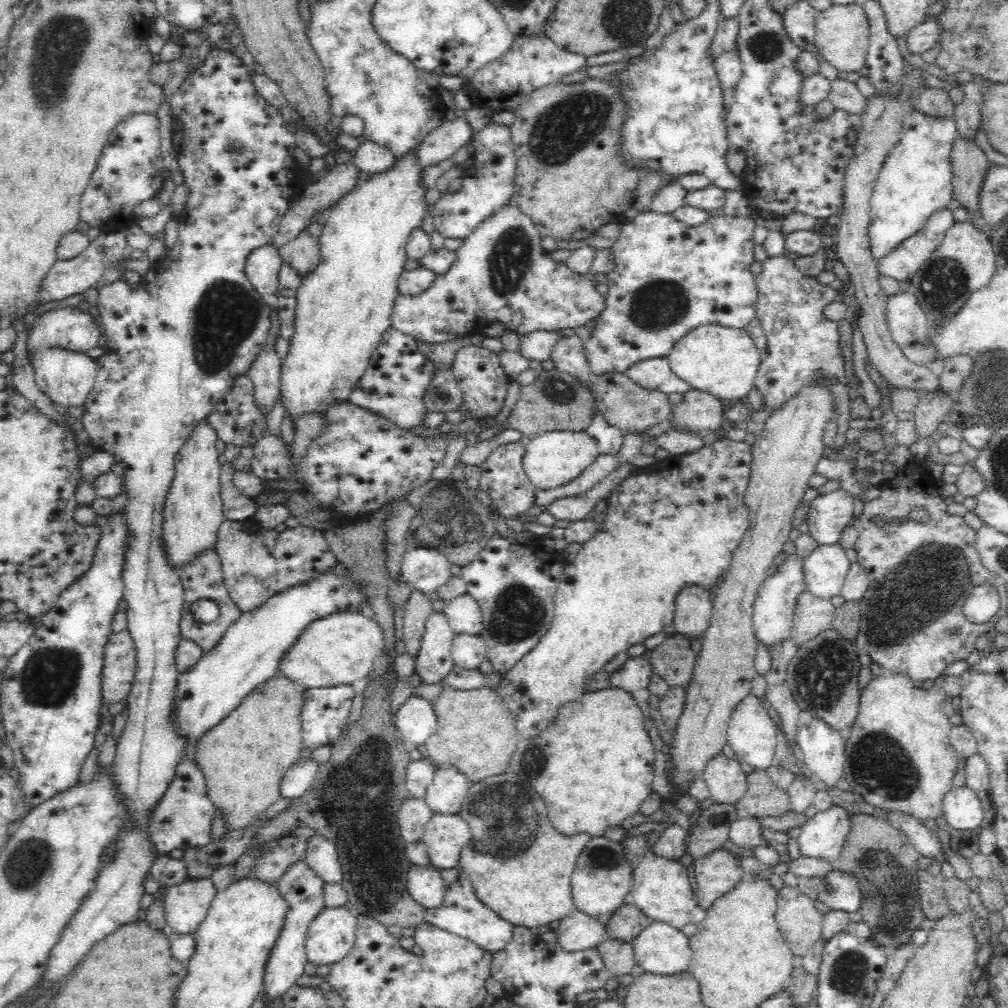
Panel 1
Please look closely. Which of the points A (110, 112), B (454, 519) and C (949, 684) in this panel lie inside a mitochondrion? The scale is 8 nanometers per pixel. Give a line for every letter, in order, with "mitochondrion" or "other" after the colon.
A: other
B: mitochondrion
C: other

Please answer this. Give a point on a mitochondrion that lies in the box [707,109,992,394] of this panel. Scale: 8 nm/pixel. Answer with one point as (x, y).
(945, 281)

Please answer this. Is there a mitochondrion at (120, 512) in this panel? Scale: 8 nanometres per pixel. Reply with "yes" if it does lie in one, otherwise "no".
no

